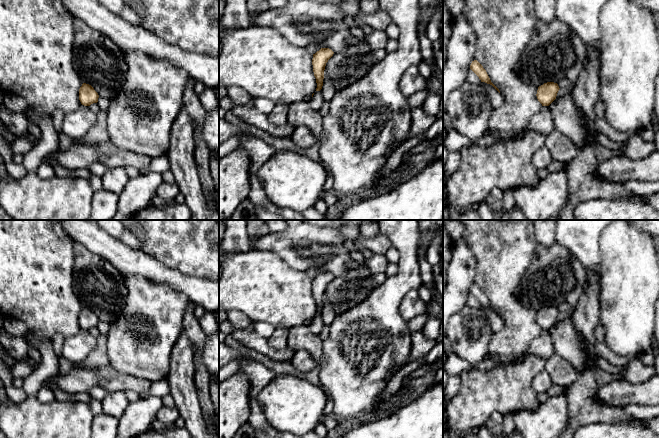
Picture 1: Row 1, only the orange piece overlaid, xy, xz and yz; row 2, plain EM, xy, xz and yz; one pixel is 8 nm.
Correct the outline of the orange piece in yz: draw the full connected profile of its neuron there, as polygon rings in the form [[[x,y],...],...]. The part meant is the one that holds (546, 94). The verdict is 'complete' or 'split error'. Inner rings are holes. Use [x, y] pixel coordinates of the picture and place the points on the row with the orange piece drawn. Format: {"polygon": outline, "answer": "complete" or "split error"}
{"polygon": [[[547,82],[538,87],[537,99],[542,104],[542,106],[549,106],[557,96],[559,91],[559,86],[554,82]]], "answer": "complete"}

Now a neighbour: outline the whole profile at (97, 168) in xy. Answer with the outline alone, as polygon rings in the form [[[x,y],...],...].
[[[101,162],[93,163],[88,170],[96,176],[102,177],[102,175],[108,170],[109,168],[102,164]]]

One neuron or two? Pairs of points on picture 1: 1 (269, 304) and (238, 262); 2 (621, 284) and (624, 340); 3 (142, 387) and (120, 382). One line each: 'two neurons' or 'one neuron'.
1: one neuron
2: one neuron
3: one neuron

